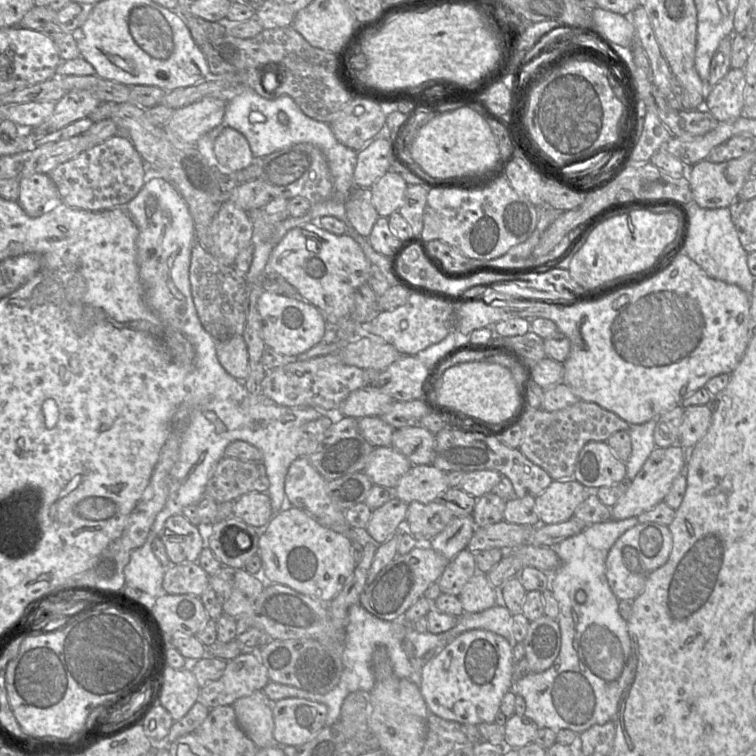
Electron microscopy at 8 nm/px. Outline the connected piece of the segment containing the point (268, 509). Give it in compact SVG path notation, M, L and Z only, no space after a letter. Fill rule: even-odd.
M248 492L233 502L233 516L248 525L260 527L268 524L273 517L271 500L267 492Z

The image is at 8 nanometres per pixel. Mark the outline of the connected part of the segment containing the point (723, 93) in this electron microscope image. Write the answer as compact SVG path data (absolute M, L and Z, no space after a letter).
M731 68L717 84L706 89L704 108L719 122L736 119L742 115L745 84L743 68Z

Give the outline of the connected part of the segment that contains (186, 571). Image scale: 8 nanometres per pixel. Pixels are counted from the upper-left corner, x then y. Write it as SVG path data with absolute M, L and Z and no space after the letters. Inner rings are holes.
M198 563L170 565L165 569L162 589L169 595L193 595L196 597L209 588L210 576Z

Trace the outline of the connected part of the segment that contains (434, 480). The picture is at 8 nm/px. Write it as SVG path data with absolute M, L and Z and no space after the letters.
M416 465L399 479L393 495L408 504L426 504L440 499L449 489L447 472L433 465Z

